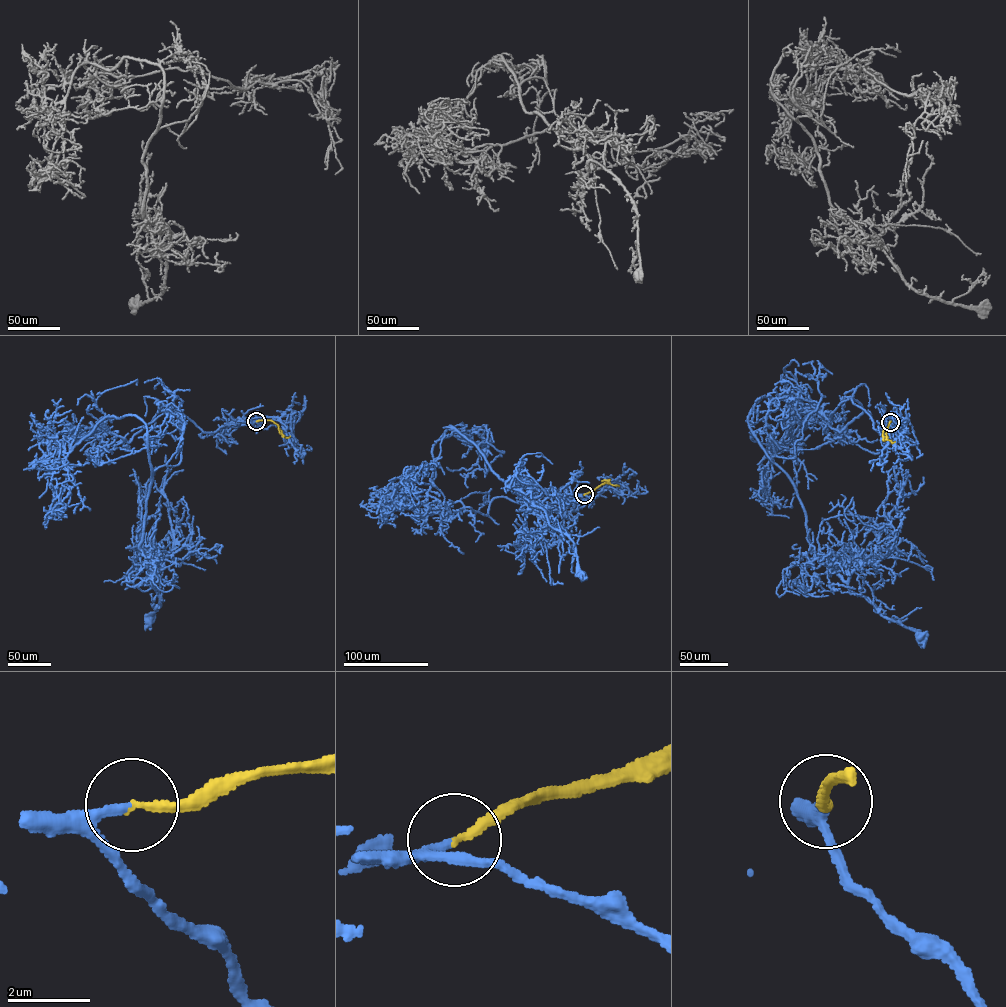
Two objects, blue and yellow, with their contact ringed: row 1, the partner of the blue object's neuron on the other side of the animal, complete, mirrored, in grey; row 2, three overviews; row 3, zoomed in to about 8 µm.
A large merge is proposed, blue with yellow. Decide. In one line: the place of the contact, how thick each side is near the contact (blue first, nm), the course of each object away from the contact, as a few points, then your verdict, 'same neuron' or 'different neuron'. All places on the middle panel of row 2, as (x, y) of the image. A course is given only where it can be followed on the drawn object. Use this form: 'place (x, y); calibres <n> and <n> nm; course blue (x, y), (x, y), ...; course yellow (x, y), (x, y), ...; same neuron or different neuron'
place (584, 494); calibres 200 and 190 nm; course blue (584, 494), (442, 504), (433, 445), (449, 426), (472, 442), (581, 575); course yellow (584, 494), (609, 479), (601, 481); same neuron

